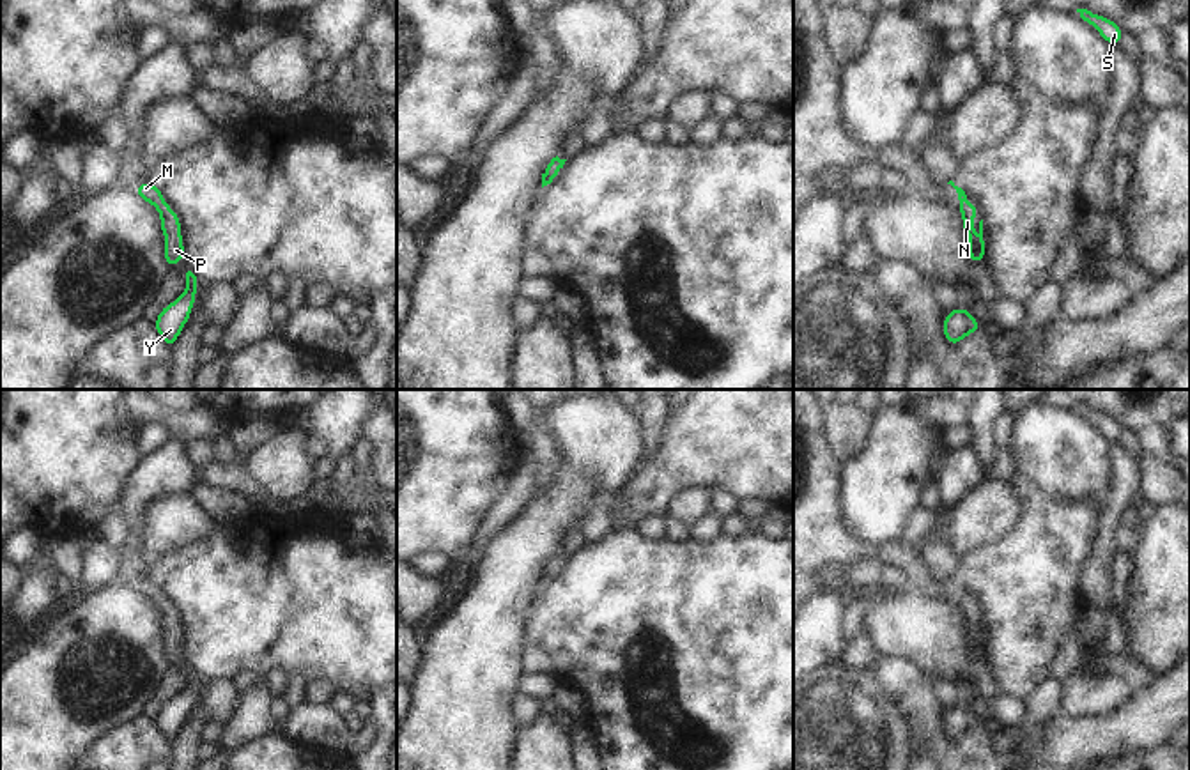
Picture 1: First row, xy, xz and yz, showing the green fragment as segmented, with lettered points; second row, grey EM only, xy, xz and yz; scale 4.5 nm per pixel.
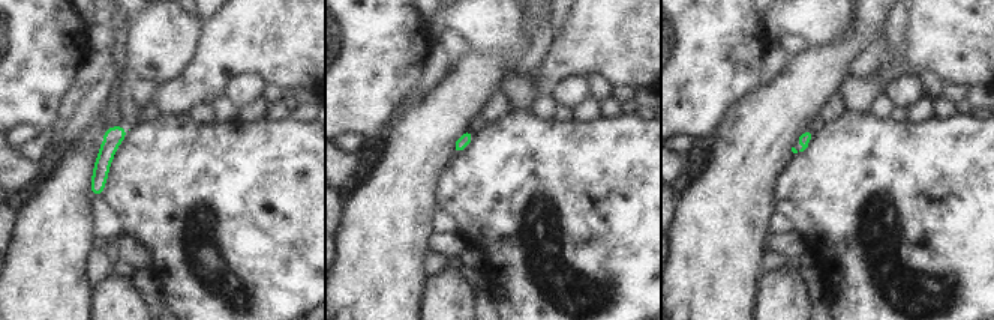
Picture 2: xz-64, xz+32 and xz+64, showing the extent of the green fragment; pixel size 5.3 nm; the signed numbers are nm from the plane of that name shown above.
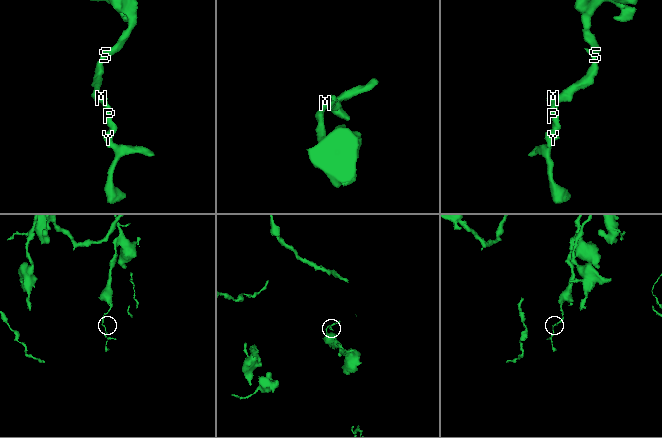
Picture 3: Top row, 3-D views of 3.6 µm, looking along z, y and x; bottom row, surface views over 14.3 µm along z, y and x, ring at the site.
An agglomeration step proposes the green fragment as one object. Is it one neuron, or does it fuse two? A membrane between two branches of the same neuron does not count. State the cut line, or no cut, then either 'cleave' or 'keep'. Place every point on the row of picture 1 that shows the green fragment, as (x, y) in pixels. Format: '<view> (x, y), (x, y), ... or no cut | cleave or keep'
no cut | keep

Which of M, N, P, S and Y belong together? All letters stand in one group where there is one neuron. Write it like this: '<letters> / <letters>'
M N P S Y

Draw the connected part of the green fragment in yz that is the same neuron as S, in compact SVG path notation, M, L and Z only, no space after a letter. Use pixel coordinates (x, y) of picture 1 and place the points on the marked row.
M1077 9L1077 12L1086 23L1096 28L1096 32L1110 44L1110 48L1119 46L1124 32L1116 21L1105 16L1094 14L1087 9Z

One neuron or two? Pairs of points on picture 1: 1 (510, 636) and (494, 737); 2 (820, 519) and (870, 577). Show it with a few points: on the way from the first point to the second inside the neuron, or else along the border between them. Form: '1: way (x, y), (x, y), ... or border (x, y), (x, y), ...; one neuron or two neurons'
1: way (494, 661), (494, 712); one neuron
2: border (886, 563), (875, 558), (856, 558), (847, 565); two neurons

